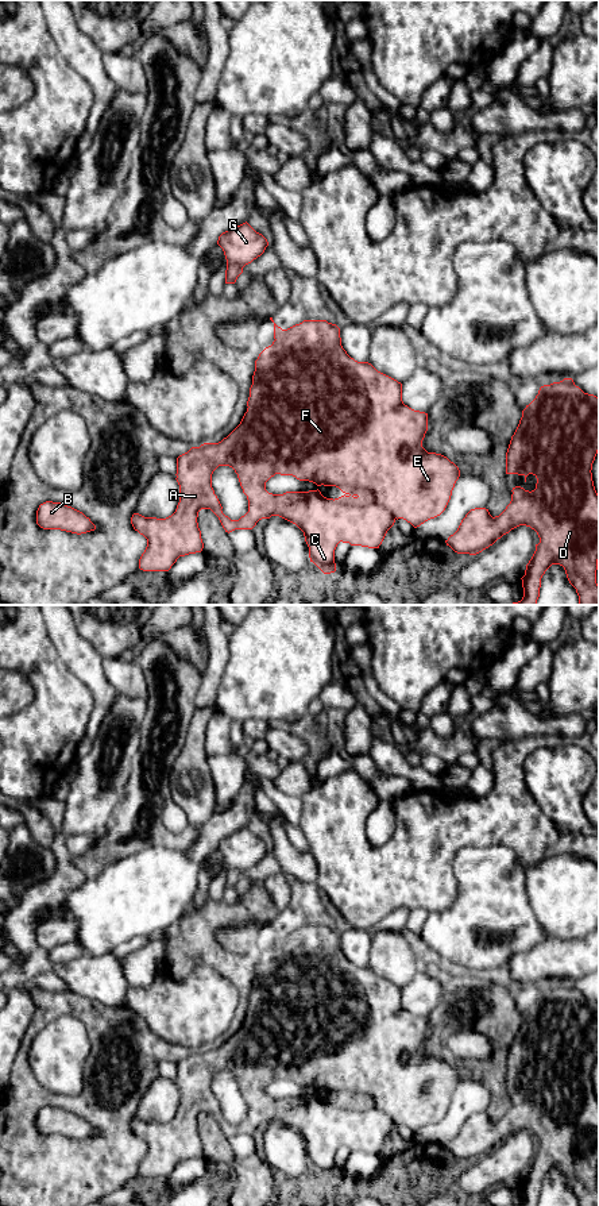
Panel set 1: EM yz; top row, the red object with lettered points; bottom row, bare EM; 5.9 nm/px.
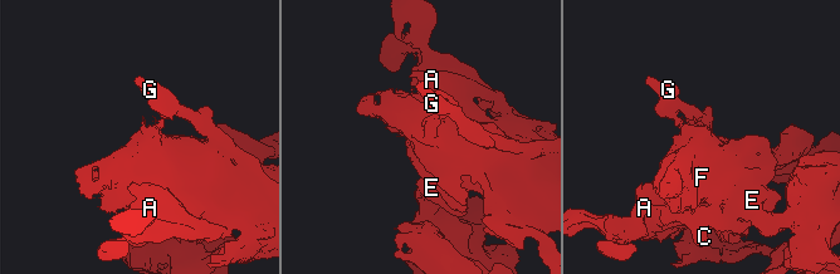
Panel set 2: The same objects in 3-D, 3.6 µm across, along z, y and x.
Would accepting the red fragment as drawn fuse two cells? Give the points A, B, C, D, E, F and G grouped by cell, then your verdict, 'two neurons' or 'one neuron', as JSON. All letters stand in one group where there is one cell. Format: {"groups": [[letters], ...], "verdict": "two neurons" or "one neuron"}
{"groups": [["A", "B", "C", "D", "E", "F"], ["G"]], "verdict": "two neurons"}

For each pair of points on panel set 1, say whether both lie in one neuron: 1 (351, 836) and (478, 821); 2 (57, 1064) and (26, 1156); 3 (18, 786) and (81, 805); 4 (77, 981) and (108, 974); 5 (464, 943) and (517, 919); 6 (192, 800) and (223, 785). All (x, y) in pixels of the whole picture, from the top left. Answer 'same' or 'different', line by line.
1: same
2: different
3: different
4: same
5: same
6: different

